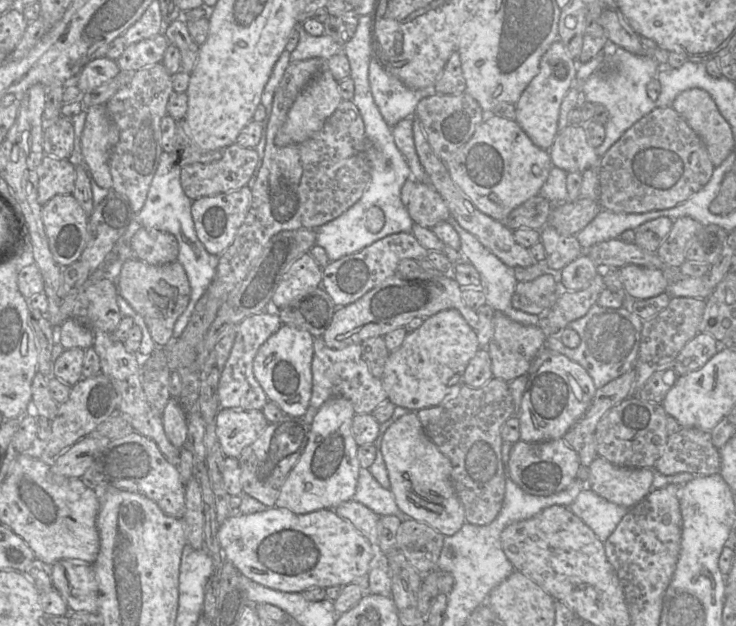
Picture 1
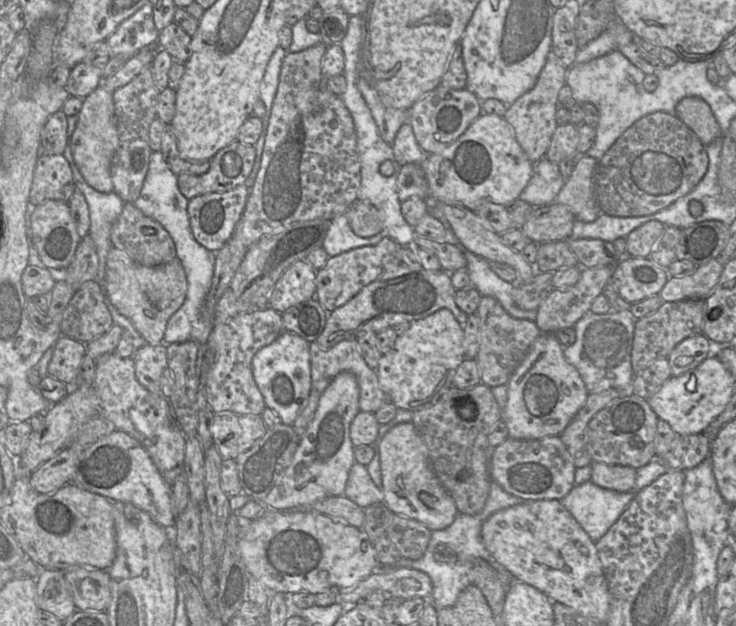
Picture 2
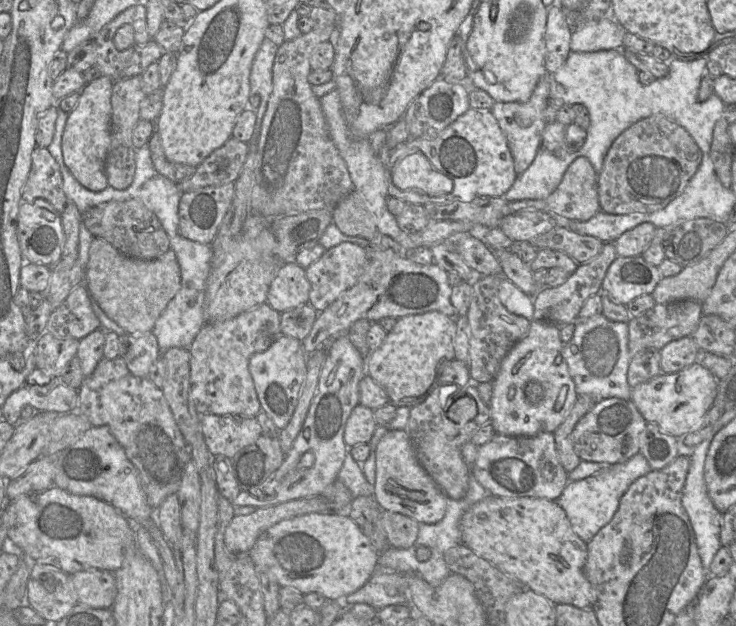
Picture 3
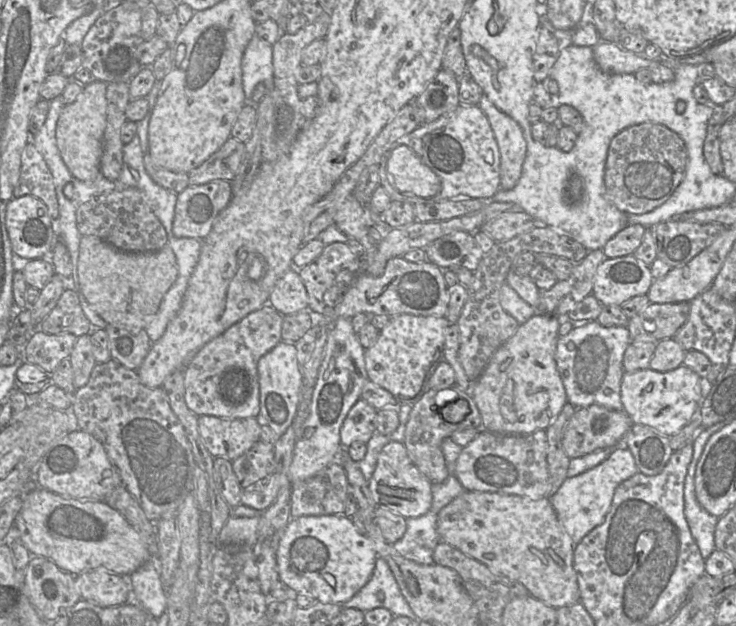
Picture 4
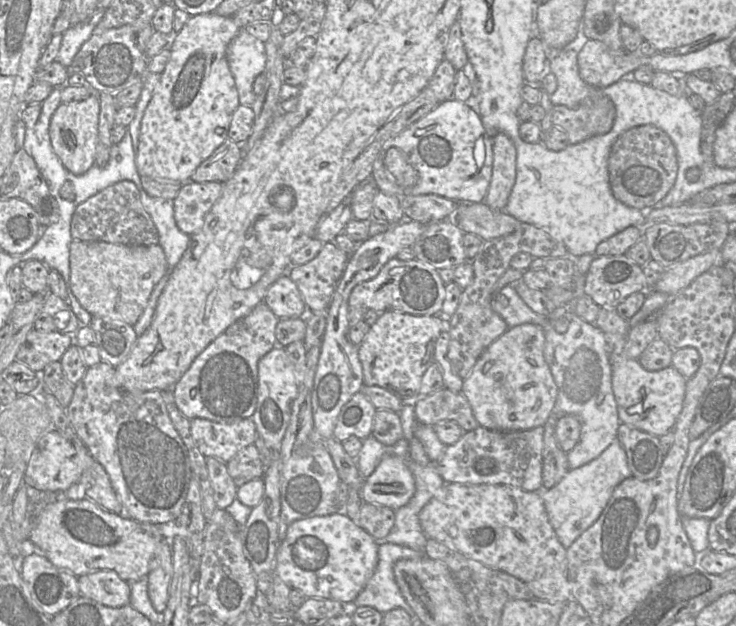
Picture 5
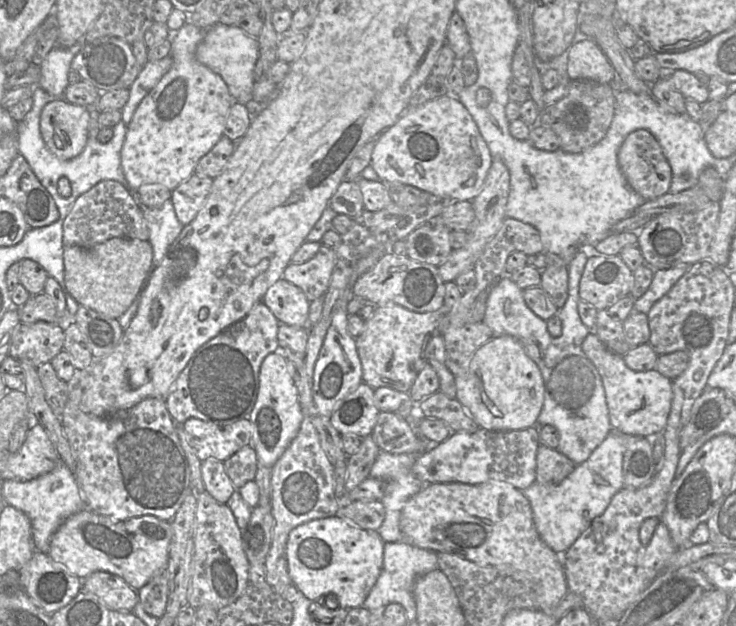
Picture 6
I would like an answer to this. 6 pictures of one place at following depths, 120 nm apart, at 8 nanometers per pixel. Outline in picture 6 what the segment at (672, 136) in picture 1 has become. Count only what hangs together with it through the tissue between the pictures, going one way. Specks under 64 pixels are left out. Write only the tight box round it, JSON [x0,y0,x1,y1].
[617,129,672,200]

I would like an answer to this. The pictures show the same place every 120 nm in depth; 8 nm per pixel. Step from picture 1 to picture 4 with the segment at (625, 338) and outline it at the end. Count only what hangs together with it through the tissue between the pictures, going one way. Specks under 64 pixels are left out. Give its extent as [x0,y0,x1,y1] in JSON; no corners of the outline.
[555,320,630,410]

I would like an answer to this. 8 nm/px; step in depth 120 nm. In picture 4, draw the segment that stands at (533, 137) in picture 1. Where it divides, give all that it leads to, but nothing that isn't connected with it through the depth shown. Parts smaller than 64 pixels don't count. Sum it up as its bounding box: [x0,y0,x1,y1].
[478,94,527,190]

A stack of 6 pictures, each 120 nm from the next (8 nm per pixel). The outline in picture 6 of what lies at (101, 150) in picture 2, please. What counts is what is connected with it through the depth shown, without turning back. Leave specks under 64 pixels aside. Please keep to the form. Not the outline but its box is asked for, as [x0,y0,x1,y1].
[40,98,90,160]

